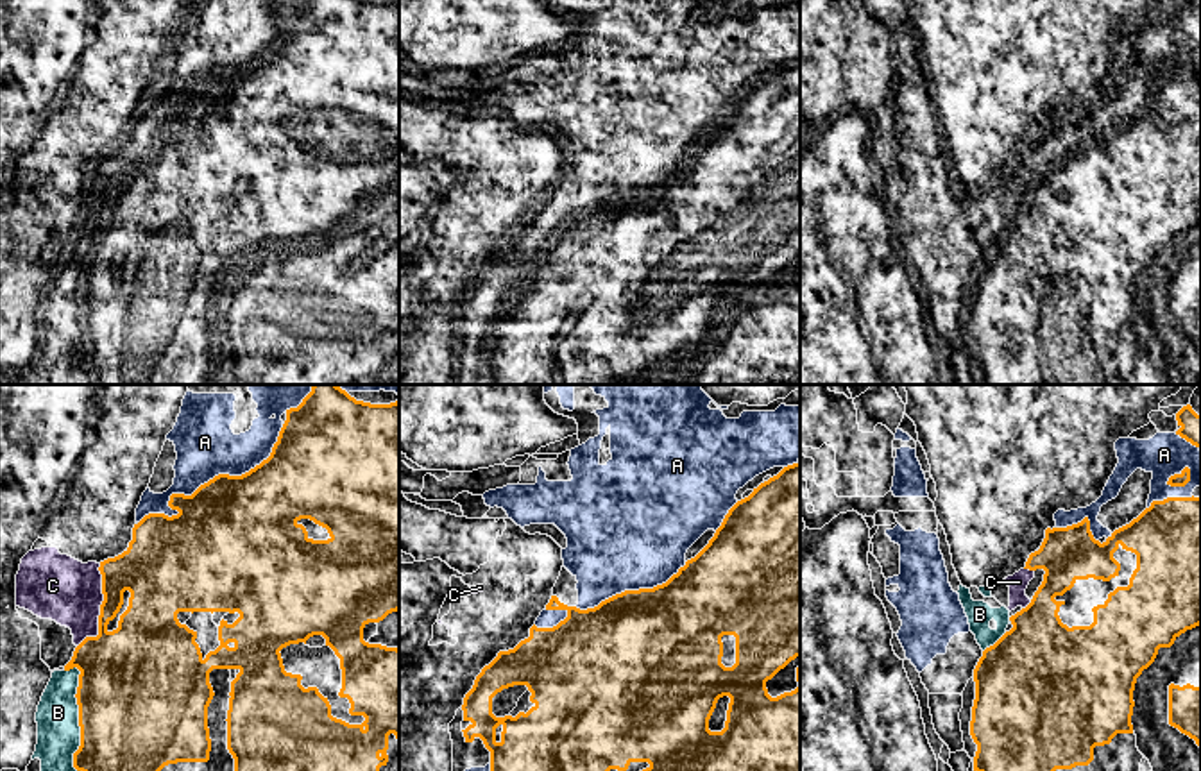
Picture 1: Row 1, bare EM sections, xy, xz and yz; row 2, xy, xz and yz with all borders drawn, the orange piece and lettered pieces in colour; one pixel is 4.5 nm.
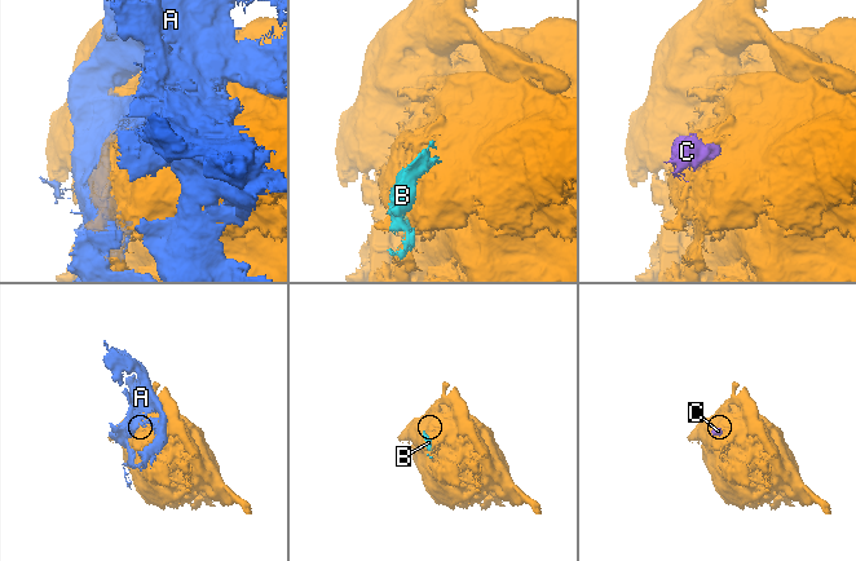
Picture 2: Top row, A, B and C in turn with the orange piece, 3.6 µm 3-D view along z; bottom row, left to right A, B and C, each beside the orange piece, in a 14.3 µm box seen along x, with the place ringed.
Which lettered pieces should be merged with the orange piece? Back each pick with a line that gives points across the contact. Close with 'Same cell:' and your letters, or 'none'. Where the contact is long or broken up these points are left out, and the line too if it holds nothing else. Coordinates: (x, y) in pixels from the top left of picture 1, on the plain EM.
Same cell: none

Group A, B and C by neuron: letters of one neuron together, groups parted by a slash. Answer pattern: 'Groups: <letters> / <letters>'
Groups: A B / C

